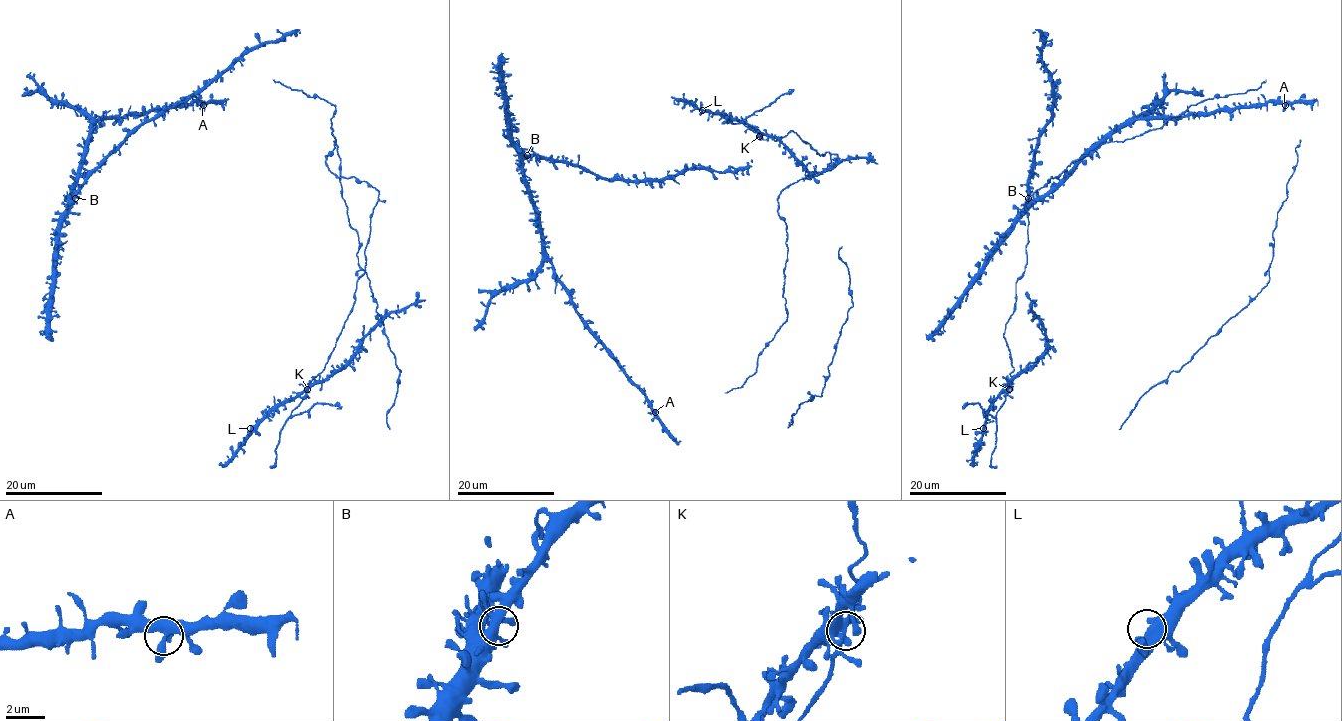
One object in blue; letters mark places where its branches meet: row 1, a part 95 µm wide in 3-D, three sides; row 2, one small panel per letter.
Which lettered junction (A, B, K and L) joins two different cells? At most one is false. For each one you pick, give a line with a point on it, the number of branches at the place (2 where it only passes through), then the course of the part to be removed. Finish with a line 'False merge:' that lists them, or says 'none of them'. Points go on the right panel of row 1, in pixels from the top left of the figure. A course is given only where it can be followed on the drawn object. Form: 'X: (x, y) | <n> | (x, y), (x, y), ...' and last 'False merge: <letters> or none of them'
False merge: none of them

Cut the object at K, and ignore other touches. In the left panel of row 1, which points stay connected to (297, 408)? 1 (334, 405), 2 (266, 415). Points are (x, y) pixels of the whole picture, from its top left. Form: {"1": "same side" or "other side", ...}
{"1": "same side", "2": "other side"}

